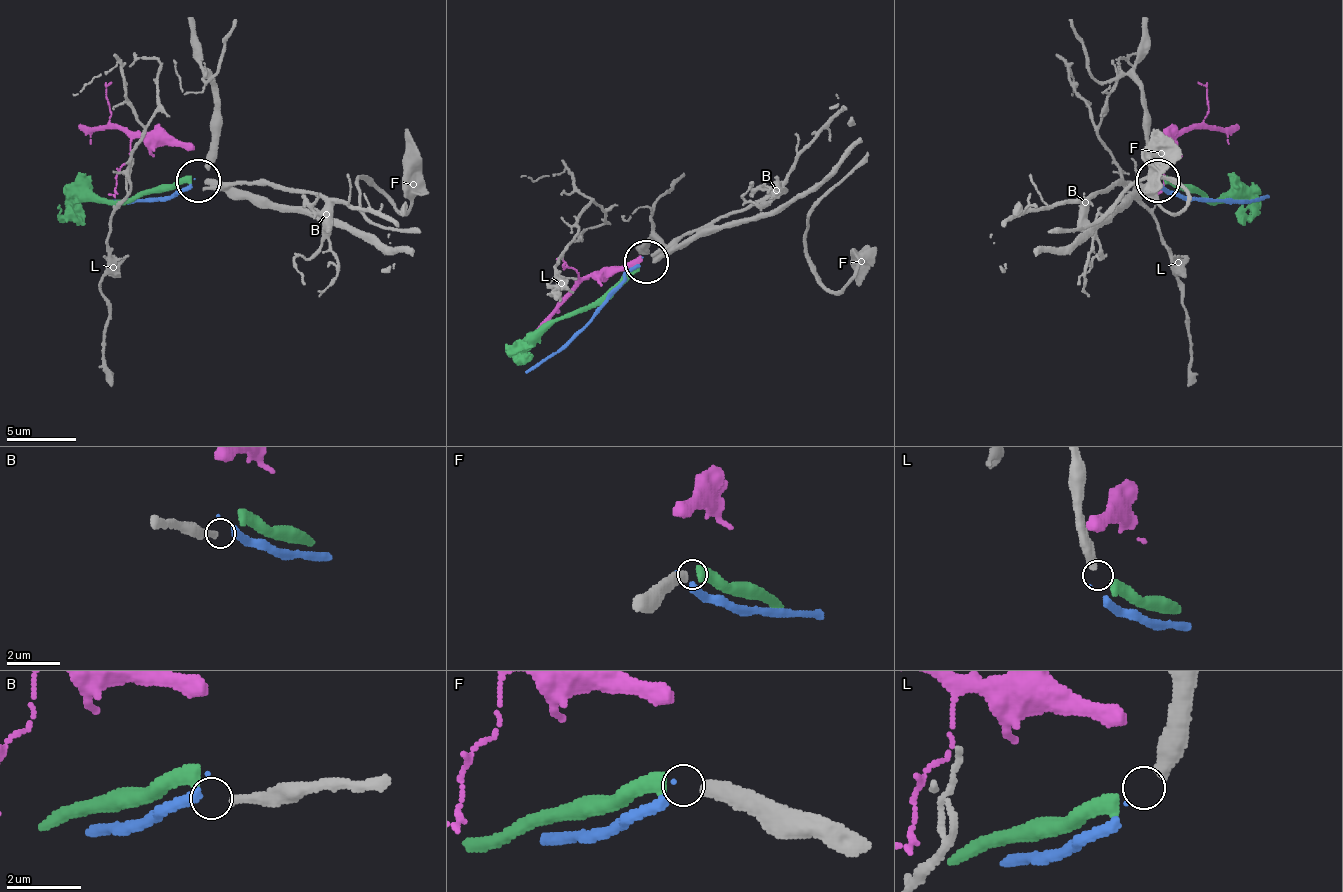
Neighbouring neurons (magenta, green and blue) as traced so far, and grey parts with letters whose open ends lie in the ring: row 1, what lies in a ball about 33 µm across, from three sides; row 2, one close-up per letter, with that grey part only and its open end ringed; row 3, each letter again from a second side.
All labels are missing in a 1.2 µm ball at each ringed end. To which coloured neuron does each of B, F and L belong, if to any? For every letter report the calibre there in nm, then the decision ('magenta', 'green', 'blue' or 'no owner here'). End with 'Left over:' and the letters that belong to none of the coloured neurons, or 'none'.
B: 260 nm | no owner here
F: 380 nm | green
L: 420 nm | blue
Left over: B

